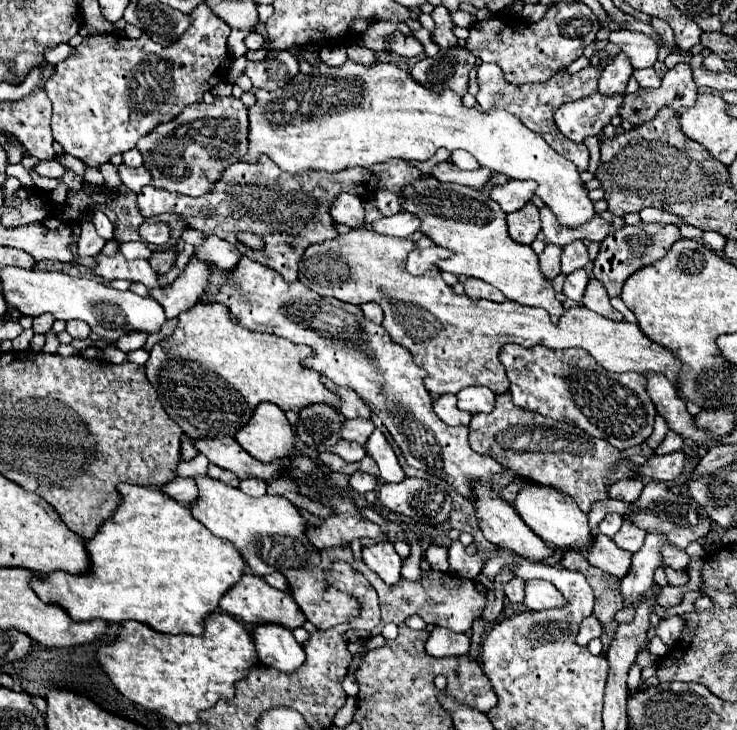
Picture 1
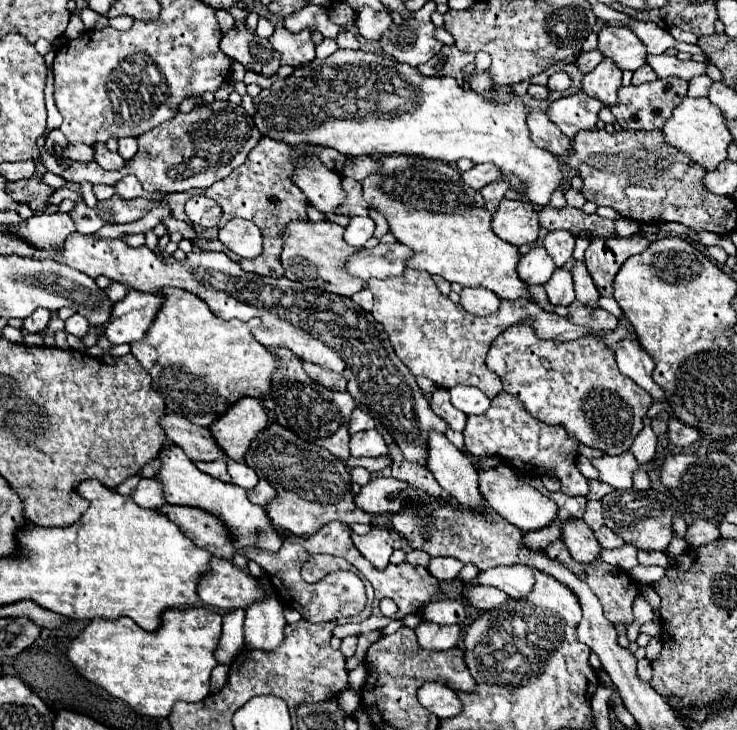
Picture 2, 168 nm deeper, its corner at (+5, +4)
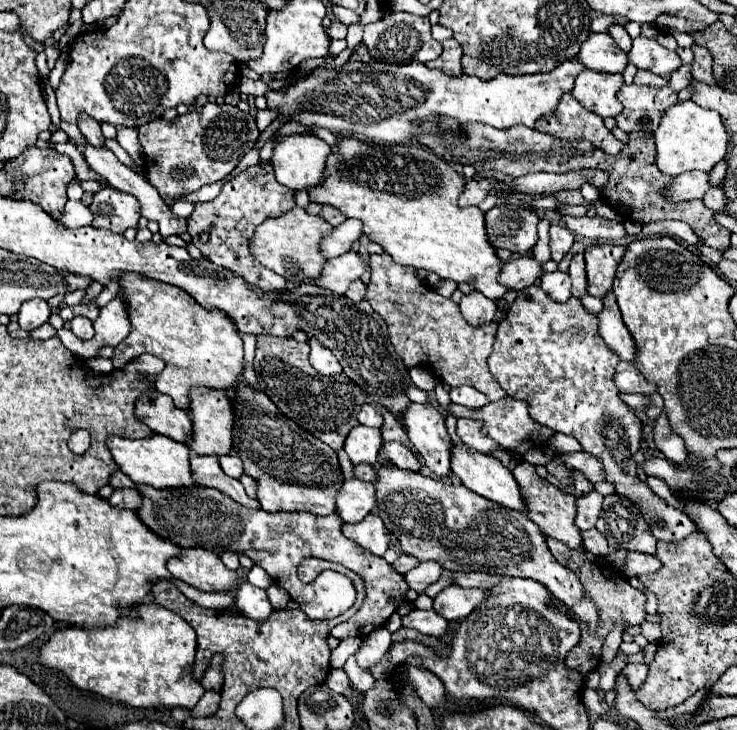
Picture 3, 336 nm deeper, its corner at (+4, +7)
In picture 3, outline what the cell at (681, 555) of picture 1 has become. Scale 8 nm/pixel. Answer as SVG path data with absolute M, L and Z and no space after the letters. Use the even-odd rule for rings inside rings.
M637 551L627 553L625 561L625 575L627 577L641 577L645 573L653 573L661 567L661 561L655 555L641 555Z

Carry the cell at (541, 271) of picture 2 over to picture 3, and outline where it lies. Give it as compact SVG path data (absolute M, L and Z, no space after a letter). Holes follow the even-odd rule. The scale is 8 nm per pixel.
M519 255L505 263L499 279L507 289L525 289L535 283L543 273L543 263L533 255Z

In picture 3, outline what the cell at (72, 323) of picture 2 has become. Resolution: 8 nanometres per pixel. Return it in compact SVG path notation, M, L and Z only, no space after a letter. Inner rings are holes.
M73 317L71 319L71 331L79 337L79 339L93 339L93 323L87 317Z

